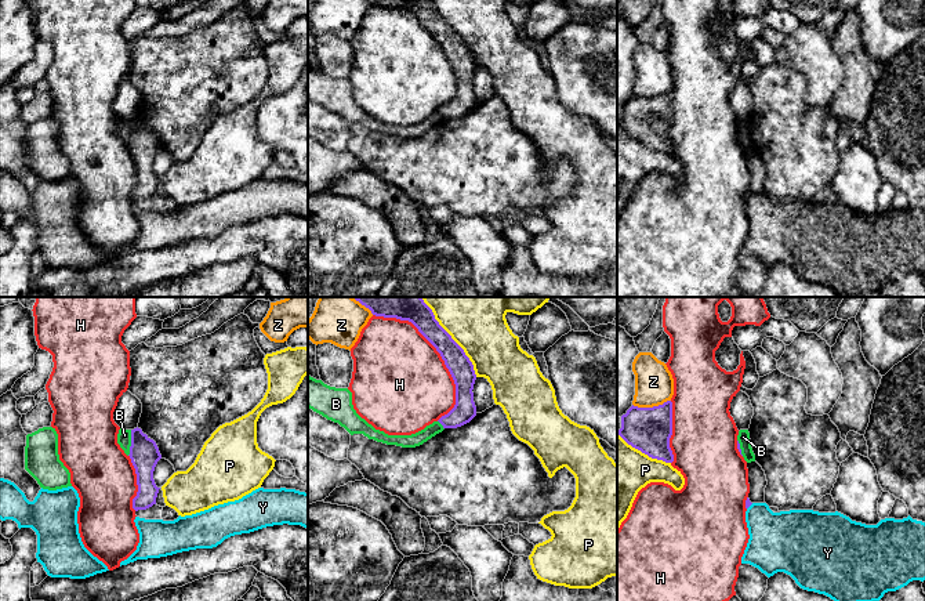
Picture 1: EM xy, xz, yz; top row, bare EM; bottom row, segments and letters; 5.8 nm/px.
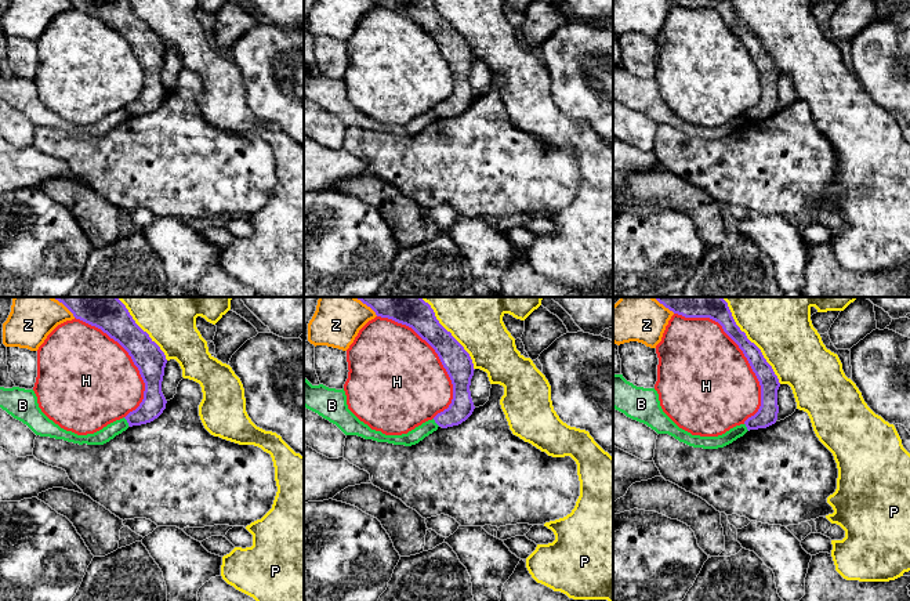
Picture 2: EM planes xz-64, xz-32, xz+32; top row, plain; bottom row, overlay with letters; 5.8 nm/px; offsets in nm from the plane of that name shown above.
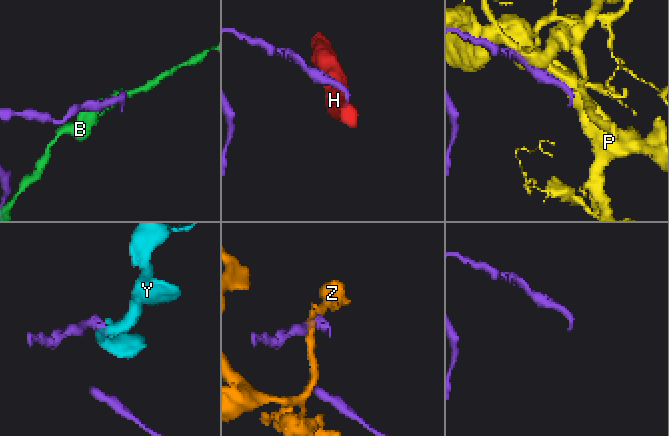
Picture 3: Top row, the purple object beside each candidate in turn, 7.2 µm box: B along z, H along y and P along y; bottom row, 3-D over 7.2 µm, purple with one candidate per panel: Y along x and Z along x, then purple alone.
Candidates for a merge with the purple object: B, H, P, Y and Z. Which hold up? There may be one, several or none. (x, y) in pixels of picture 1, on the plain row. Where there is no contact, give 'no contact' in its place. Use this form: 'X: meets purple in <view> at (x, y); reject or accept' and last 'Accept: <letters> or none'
B: meets purple in xy at (131, 133); reject
H: meets purple in xz at (436, 40); reject
P: meets purple in xz at (456, 33); reject
Y: meets purple in yz at (750, 195); reject
Z: meets purple in yz at (650, 98); reject
Accept: none

